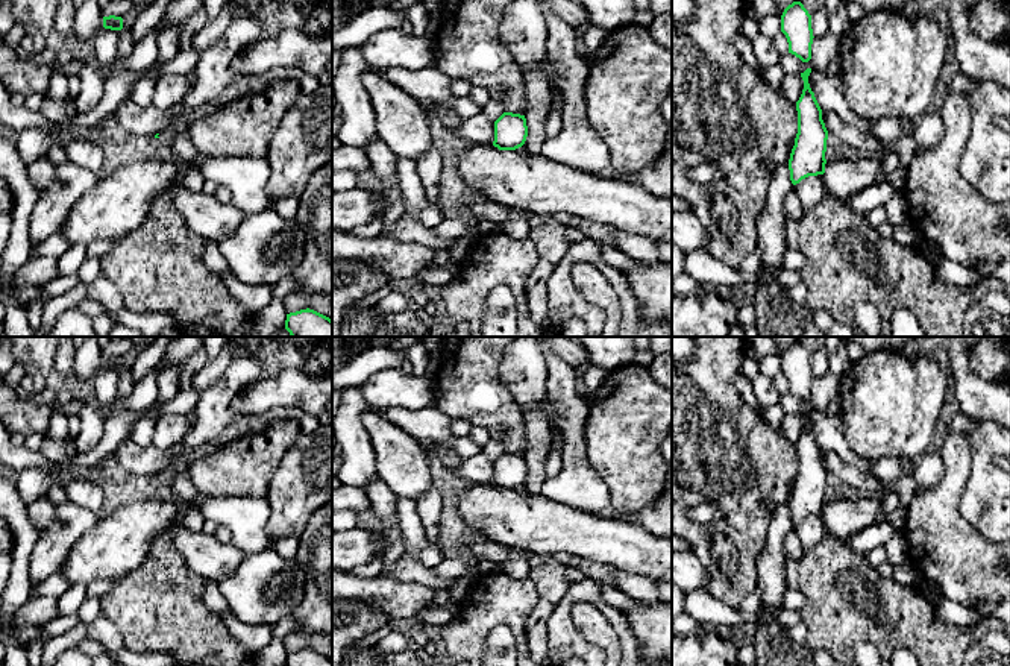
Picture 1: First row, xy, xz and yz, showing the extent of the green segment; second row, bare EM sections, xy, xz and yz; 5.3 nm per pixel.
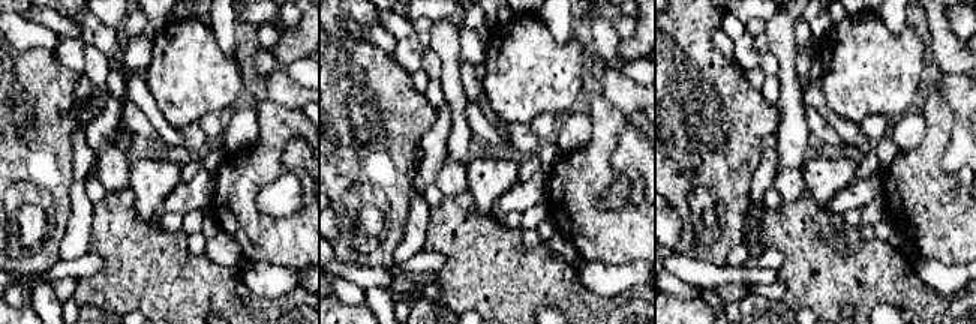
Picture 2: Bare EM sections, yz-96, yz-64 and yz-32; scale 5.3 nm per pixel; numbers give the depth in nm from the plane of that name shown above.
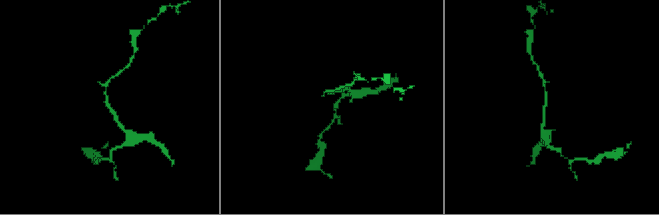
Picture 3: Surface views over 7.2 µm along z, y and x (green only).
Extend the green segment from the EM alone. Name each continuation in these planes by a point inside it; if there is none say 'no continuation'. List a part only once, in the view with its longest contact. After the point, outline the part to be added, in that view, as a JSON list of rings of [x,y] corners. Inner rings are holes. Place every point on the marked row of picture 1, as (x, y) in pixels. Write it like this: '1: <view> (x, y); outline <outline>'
no continuation

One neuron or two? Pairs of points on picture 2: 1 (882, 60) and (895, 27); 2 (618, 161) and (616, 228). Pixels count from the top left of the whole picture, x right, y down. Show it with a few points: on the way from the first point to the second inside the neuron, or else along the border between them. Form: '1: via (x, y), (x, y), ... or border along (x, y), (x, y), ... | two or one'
1: border along (877, 15), (894, 35), (898, 36), (901, 33) | two
2: border along (618, 135), (610, 165), (619, 173) | two

